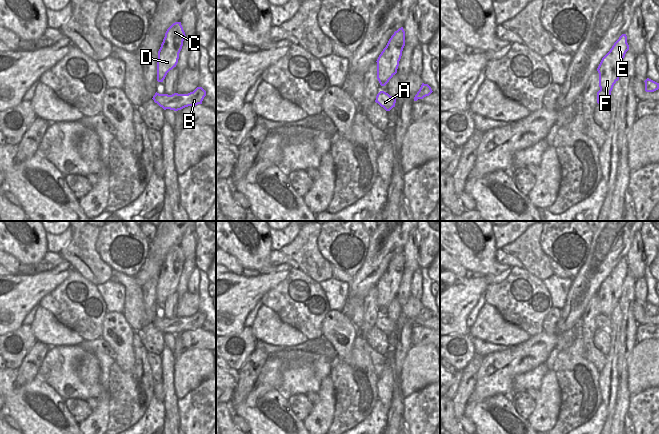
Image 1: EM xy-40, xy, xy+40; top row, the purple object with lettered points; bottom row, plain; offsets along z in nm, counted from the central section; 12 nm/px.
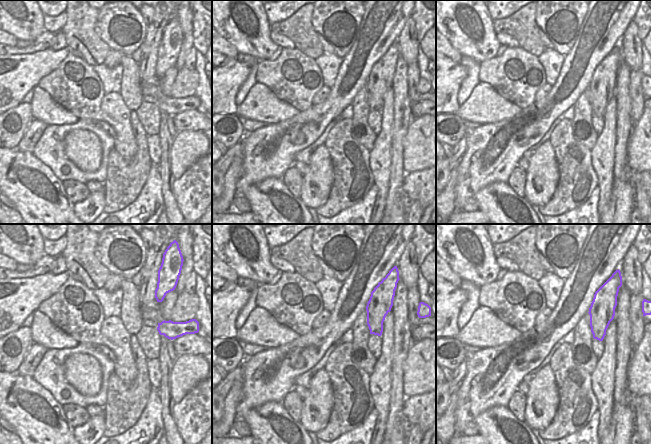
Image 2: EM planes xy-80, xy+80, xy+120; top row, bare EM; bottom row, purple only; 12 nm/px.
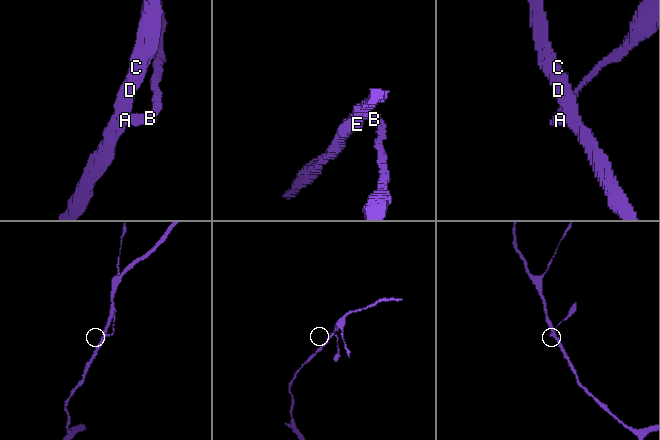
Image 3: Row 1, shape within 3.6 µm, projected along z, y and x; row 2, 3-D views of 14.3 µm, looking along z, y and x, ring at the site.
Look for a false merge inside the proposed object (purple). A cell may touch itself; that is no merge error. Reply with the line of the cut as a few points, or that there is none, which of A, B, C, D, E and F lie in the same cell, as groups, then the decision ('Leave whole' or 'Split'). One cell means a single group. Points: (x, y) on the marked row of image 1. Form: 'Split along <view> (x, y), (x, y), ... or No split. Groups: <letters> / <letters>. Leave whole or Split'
Split along xy+40 (610, 94), (602, 100), (601, 104). Groups: A B / C D E F. Split

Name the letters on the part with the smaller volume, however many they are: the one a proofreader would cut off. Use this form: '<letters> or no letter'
A, B

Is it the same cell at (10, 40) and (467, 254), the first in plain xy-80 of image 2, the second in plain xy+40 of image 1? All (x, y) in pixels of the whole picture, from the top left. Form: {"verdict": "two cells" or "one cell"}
{"verdict": "two cells"}

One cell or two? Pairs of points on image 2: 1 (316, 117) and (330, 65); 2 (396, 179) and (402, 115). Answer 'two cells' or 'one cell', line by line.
1: two cells
2: one cell

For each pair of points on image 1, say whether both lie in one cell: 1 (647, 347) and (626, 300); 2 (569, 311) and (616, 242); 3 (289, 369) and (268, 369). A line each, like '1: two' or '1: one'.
1: two
2: one
3: two

